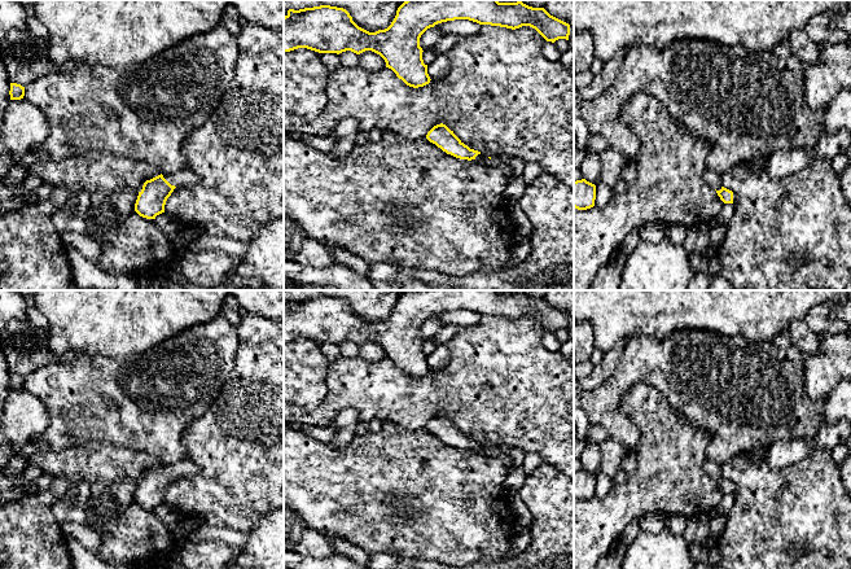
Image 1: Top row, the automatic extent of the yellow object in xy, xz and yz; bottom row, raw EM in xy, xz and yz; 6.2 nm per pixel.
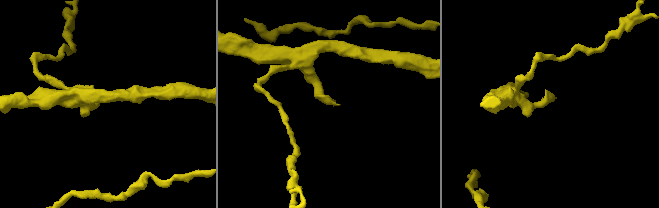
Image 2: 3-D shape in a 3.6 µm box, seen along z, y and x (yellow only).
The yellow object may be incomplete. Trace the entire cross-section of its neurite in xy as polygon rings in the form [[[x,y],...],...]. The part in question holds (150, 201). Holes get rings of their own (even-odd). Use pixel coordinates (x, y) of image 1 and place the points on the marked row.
[[[189,168],[174,174],[161,174],[146,180],[139,192],[135,211],[142,218],[155,219],[157,215],[165,213],[166,201],[179,184],[196,184],[198,181],[199,176]]]

